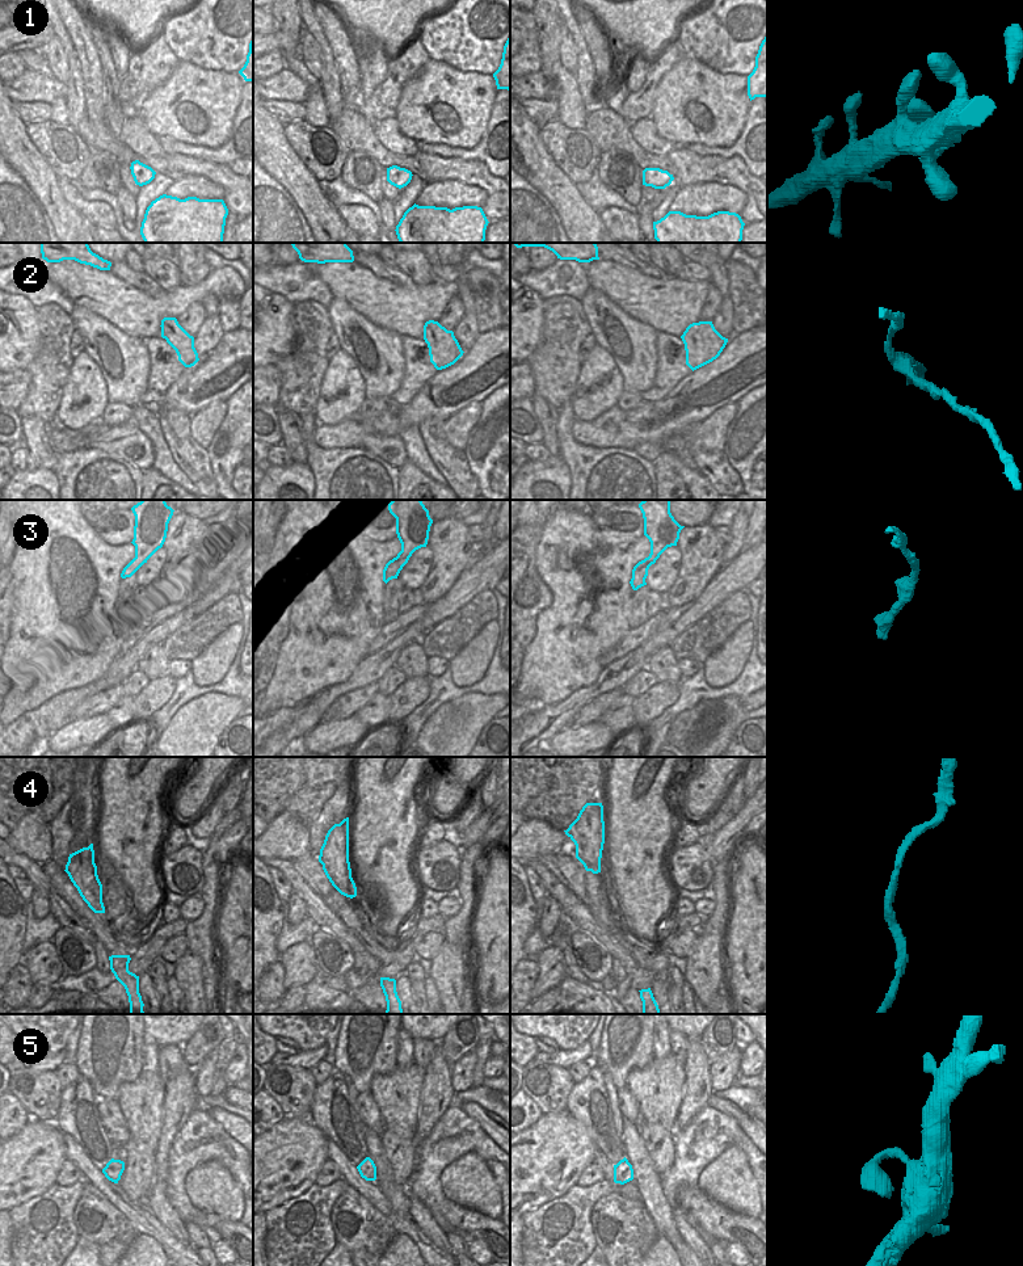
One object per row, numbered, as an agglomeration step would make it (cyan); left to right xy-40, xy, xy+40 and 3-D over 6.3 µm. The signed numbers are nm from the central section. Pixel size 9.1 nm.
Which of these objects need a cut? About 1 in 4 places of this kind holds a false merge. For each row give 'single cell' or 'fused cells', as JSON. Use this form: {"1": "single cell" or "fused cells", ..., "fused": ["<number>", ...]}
{"1": "single cell", "2": "single cell", "3": "single cell", "4": "single cell", "5": "single cell", "fused": []}

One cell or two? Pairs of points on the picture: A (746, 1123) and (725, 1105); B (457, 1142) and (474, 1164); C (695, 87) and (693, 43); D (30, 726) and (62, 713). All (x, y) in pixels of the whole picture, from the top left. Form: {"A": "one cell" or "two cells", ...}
{"A": "one cell", "B": "two cells", "C": "two cells", "D": "one cell"}

